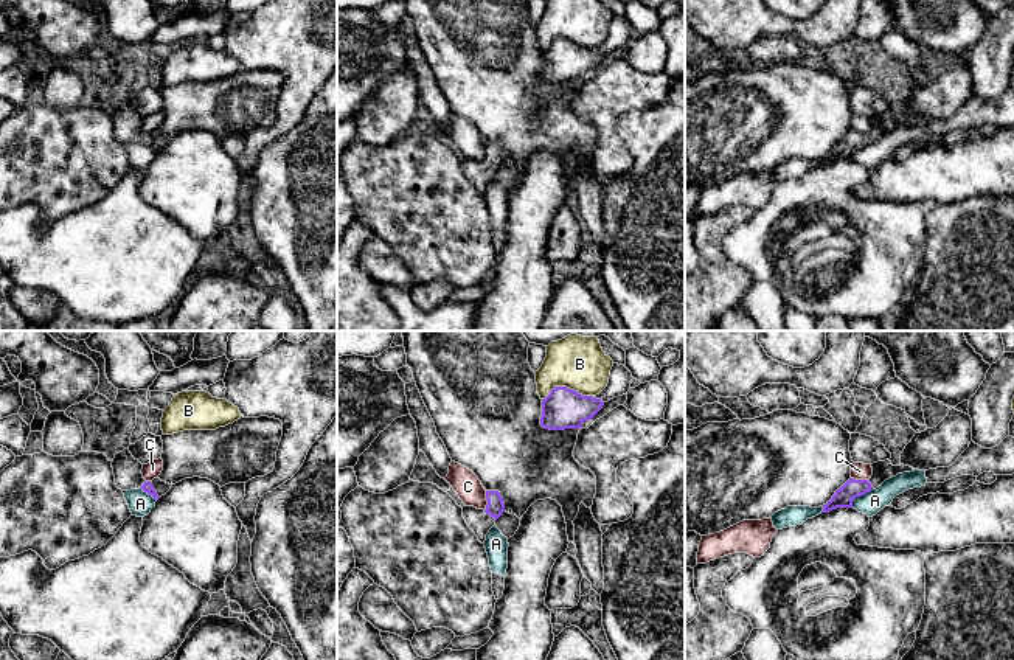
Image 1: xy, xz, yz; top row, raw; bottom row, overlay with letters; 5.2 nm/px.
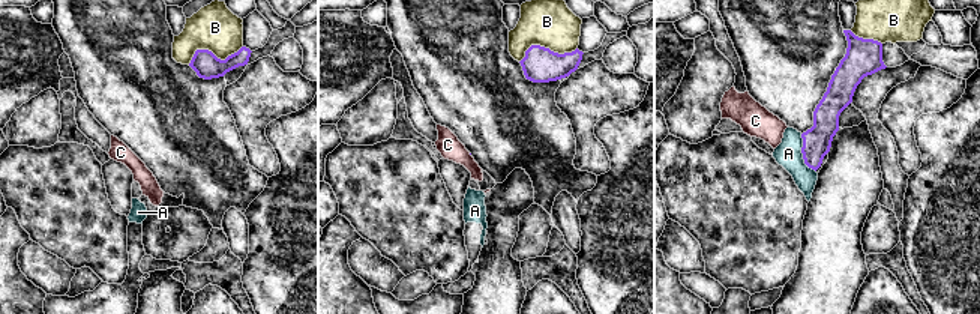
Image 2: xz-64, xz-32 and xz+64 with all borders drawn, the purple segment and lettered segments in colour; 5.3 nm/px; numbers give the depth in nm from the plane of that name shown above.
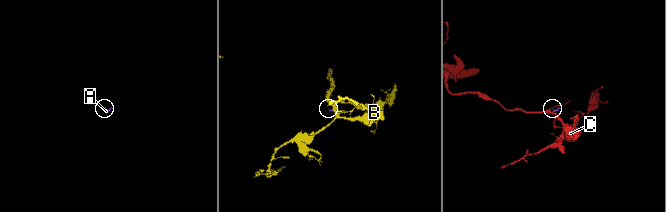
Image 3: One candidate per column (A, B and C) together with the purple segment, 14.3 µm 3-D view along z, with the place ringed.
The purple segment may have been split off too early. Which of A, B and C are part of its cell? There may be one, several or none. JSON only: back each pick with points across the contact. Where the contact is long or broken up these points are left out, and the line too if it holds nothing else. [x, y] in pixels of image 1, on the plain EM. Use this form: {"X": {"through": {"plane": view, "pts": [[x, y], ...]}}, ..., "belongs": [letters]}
{"belongs": []}

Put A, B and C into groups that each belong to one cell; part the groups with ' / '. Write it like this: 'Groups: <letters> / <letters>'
Groups: A / B / C

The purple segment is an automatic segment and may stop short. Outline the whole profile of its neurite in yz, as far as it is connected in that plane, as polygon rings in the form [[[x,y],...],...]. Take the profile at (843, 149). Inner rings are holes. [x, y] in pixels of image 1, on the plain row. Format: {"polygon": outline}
{"polygon": [[[890,112],[877,113],[871,116],[873,127],[870,132],[849,130],[840,141],[835,143],[832,151],[823,157],[821,165],[829,165],[837,160],[853,160],[856,149],[865,148],[871,141],[879,140],[885,132],[896,129],[898,126],[915,123],[910,118],[893,118]]]}

